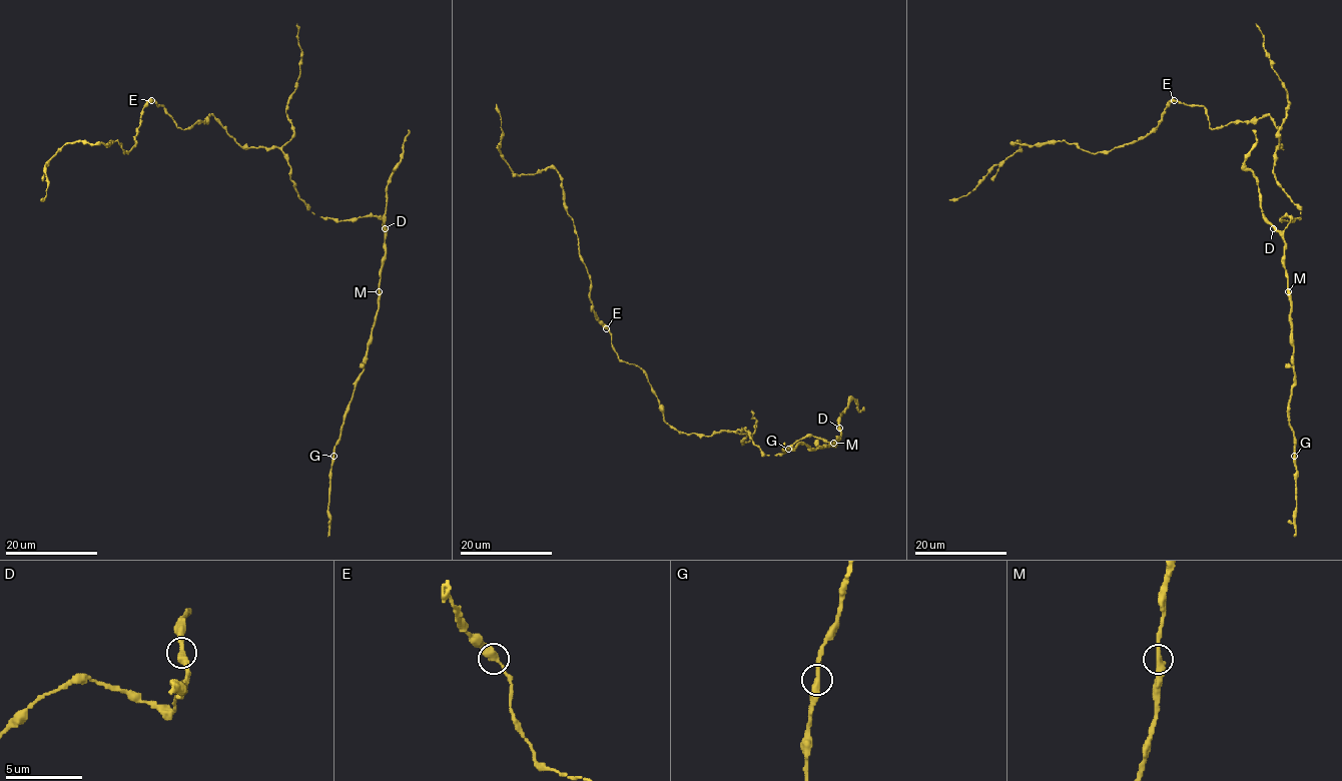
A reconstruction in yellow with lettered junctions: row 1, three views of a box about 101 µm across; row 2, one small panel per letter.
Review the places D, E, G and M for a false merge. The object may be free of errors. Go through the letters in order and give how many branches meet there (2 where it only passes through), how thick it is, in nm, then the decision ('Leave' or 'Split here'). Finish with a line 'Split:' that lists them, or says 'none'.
D: Branches: 2. Thickness 400 nm. Leave
E: Branches: 2. Thickness 400 nm. Leave
G: Branches: 2. Thickness 400 nm. Leave
M: Branches: 2. Thickness 400 nm. Leave
Split: none

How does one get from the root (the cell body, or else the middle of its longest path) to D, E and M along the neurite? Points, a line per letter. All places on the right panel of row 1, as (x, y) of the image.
D: (1280, 147), (1274, 175), (1300, 216), (1290, 221), (1282, 216), (1290, 218), (1288, 225), (1282, 231), (1273, 228)
E: (1280, 147), (1277, 127), (1268, 114), (1250, 121), (1230, 122), (1212, 130), (1204, 106), (1184, 104), (1174, 100)
M: (1280, 147), (1275, 178), (1300, 209), (1299, 217), (1281, 217), (1290, 218), (1283, 232), (1288, 291)

